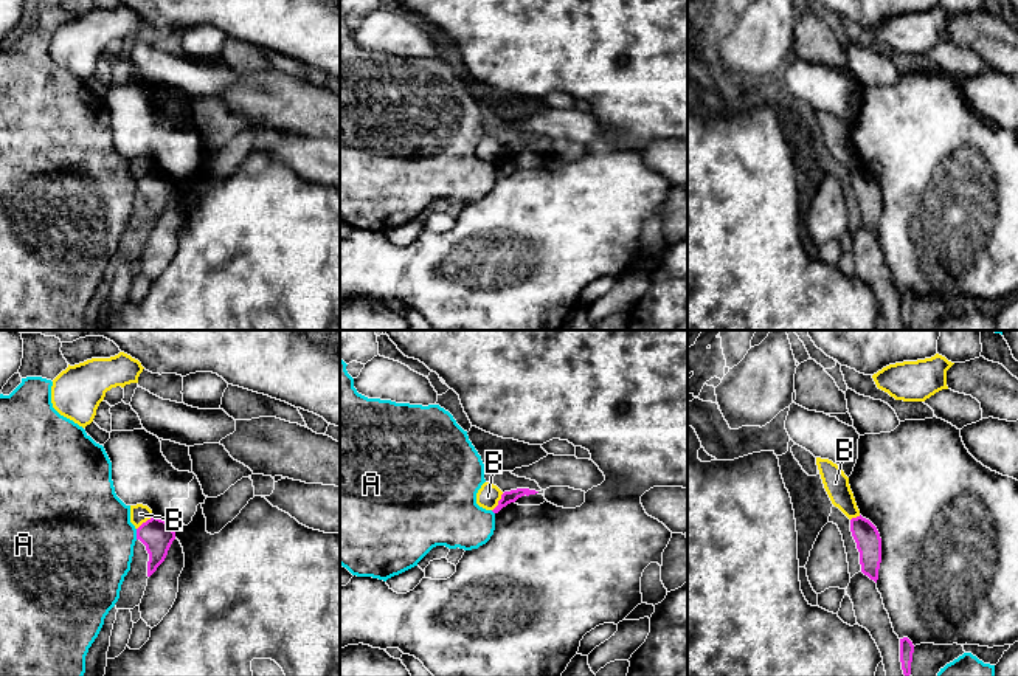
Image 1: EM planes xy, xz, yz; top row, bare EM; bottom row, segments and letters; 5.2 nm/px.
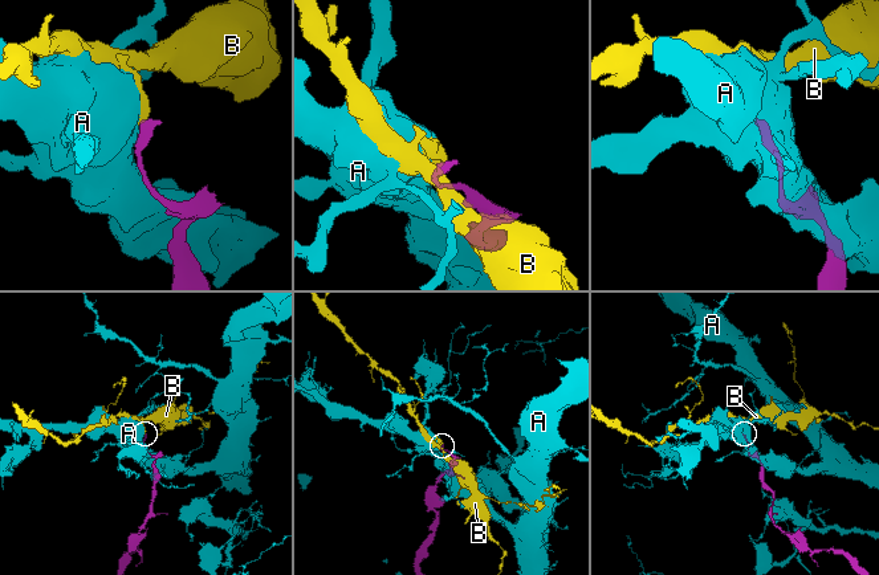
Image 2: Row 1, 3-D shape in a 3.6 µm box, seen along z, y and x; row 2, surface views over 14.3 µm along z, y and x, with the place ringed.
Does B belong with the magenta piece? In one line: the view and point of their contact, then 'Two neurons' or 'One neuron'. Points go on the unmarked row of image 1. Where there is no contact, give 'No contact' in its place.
Touches magenta at xz (498, 155). Two neurons

